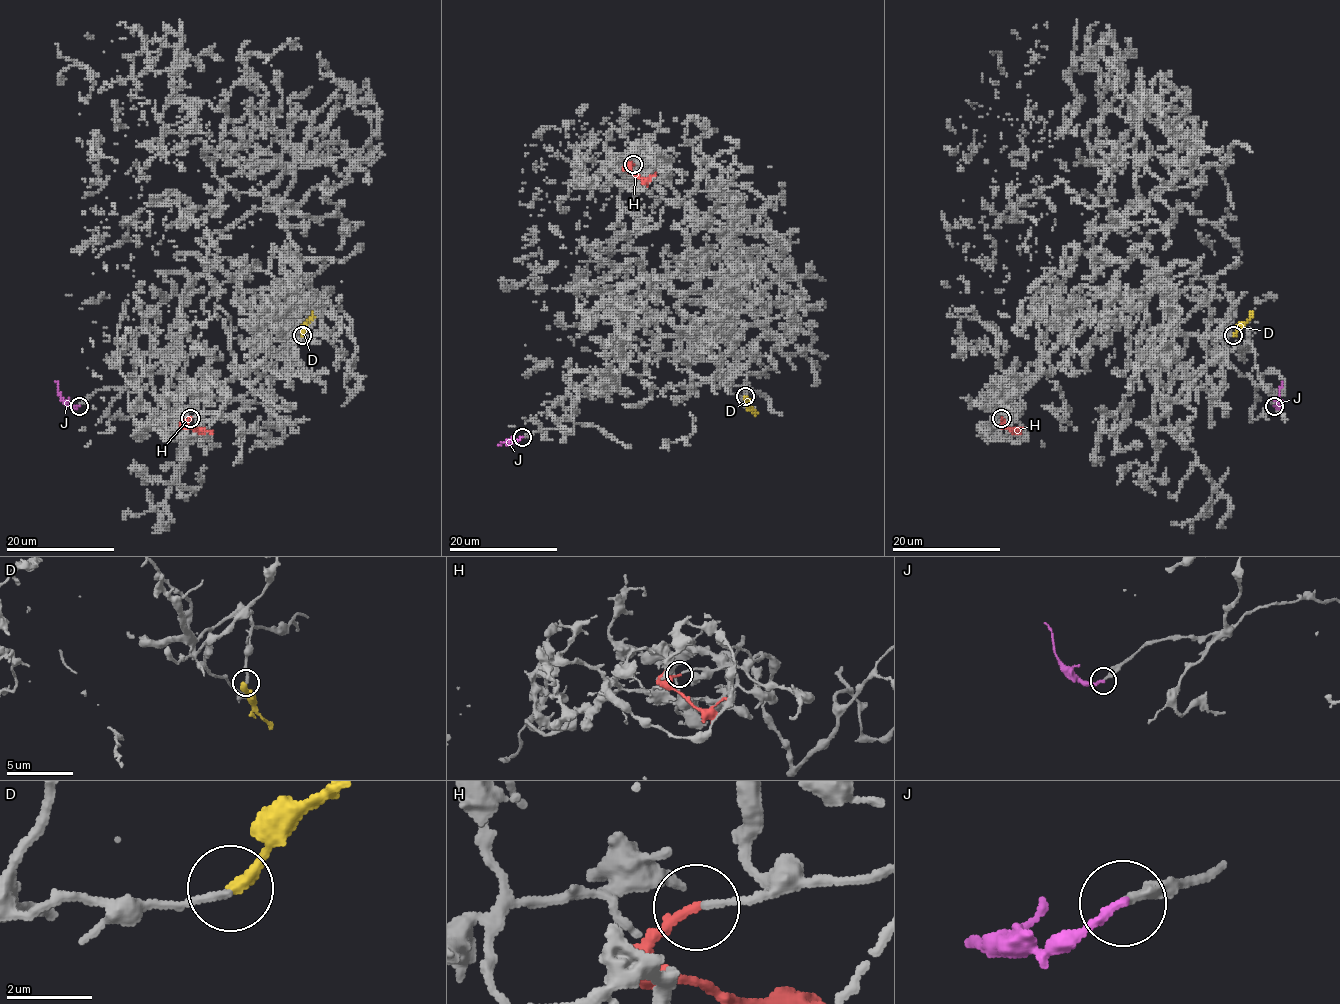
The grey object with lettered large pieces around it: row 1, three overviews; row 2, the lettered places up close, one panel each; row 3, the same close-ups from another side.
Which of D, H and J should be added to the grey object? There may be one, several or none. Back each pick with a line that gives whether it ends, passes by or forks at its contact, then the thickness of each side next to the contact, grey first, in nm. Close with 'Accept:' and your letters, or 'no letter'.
D: it ends there; 180 nm thick on the grey side, 360 nm on the other
J: it ends there; 240 nm thick on the grey side, 200 nm on the other
Accept: D, J

